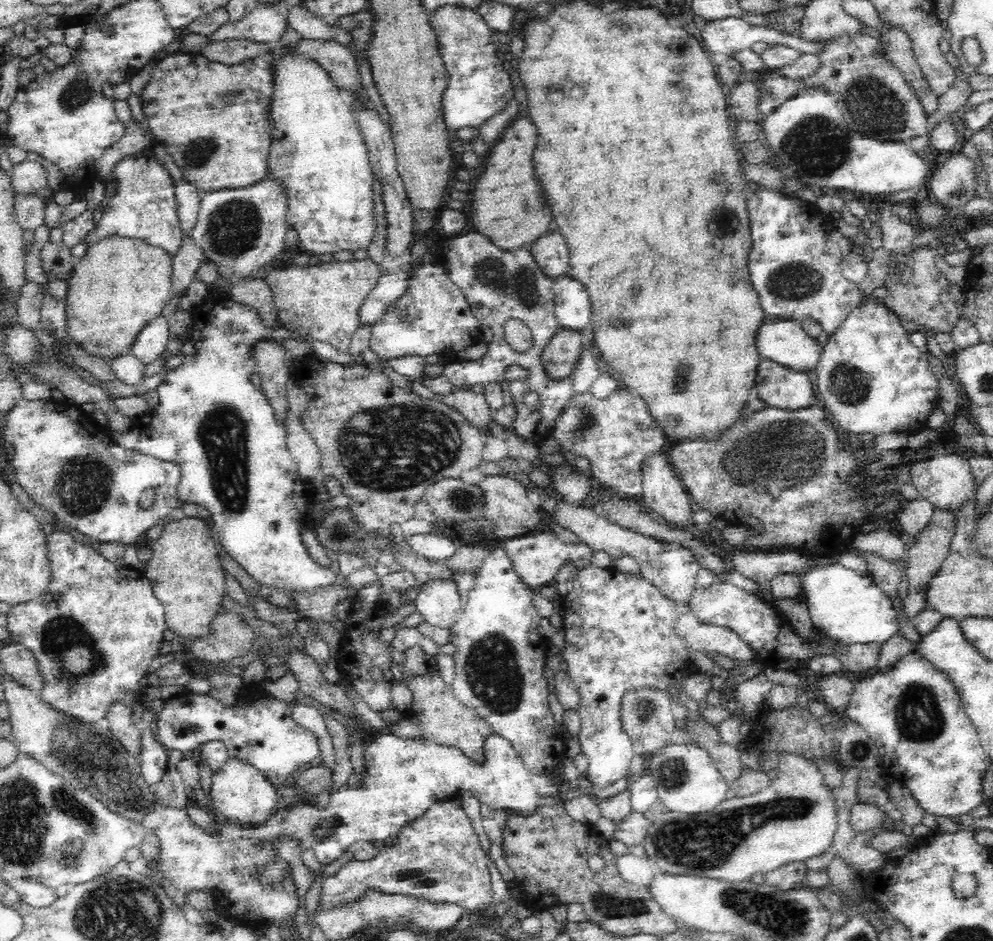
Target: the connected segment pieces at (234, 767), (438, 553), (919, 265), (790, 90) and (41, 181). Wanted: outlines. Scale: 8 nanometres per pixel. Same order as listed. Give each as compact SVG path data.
M228 757L212 775L210 786L211 807L221 818L230 823L257 825L265 821L276 810L276 787L274 783L254 767L252 763L238 757Z
M416 534L410 540L410 546L418 552L422 557L430 560L448 560L453 558L458 551L458 546L454 543L450 535L445 534Z
M928 243L915 248L913 258L914 271L910 282L901 282L900 280L891 279L885 282L887 286L887 295L882 302L892 309L902 320L915 322L920 329L925 330L932 335L936 332L952 332L952 328L960 320L958 306L949 296L948 287L944 287L940 280L940 273L935 265L935 251Z
M776 74L760 80L759 86L758 109L761 117L768 117L782 102L796 96L803 87L802 80L792 81Z
M25 159L20 164L13 164L11 184L20 193L36 194L40 188L48 185L48 172L41 162Z

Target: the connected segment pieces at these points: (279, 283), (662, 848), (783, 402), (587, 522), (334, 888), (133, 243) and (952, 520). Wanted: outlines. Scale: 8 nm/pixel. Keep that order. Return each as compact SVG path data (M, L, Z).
M369 257L350 262L322 260L315 266L291 264L286 268L270 268L266 283L272 290L279 326L302 338L328 342L338 352L348 352L351 334L359 326L358 309L367 294L378 284L382 274L380 268L382 266Z
M782 751L777 766L777 778L768 788L750 796L727 798L712 812L689 815L668 811L659 814L650 823L642 842L648 858L662 873L703 876L738 883L750 880L754 874L765 875L790 862L802 862L831 850L831 842L838 828L835 802L817 765L806 757Z
M762 360L756 376L756 392L765 406L792 409L820 405L806 372Z
M561 501L554 510L546 513L552 517L552 522L563 528L569 529L594 551L610 554L614 562L624 558L635 559L640 567L642 577L656 586L664 597L682 603L688 603L692 592L696 588L697 574L702 568L699 558L692 548L678 541L667 541L660 537L646 536L640 531L624 528L614 520L609 520L604 514L600 514L590 506L577 507L575 504Z
M447 800L446 801L438 801L435 802L424 814L408 825L405 825L399 834L396 837L395 845L390 847L379 847L379 852L376 856L370 860L366 861L358 861L352 860L349 861L343 868L338 870L336 874L325 878L323 880L323 886L321 888L321 892L319 894L319 907L317 911L321 911L322 908L325 910L330 910L330 908L338 908L338 906L346 906L346 904L352 904L352 902L356 902L357 899L366 894L366 890L378 890L380 892L384 892L386 894L397 894L397 895L408 895L408 896L415 896L424 900L427 900L429 903L438 904L438 903L456 903L459 904L466 912L477 912L480 913L484 908L489 905L493 905L493 892L491 889L490 883L490 872L488 871L488 854L486 854L486 850L482 848L482 844L480 844L480 838L478 838L478 834L474 832L474 828L468 819L468 816L462 808L456 808L453 804L450 804Z
M107 236L89 245L88 252L78 259L65 298L65 331L86 354L93 359L111 361L122 356L122 352L133 348L136 337L148 322L162 313L166 302L172 298L171 285L173 258L163 248L153 247L138 239Z
M936 507L930 522L915 536L917 538L913 548L907 553L907 576L909 581L908 595L904 598L904 611L906 616L914 618L918 612L925 610L925 588L928 582L936 576L936 572L944 565L952 550L952 540L956 534L956 522L959 510Z

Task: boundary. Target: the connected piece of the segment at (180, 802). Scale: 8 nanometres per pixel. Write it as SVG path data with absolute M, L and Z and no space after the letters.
M174 765L168 766L166 774L153 787L158 802L164 807L184 809L192 803L191 793Z

